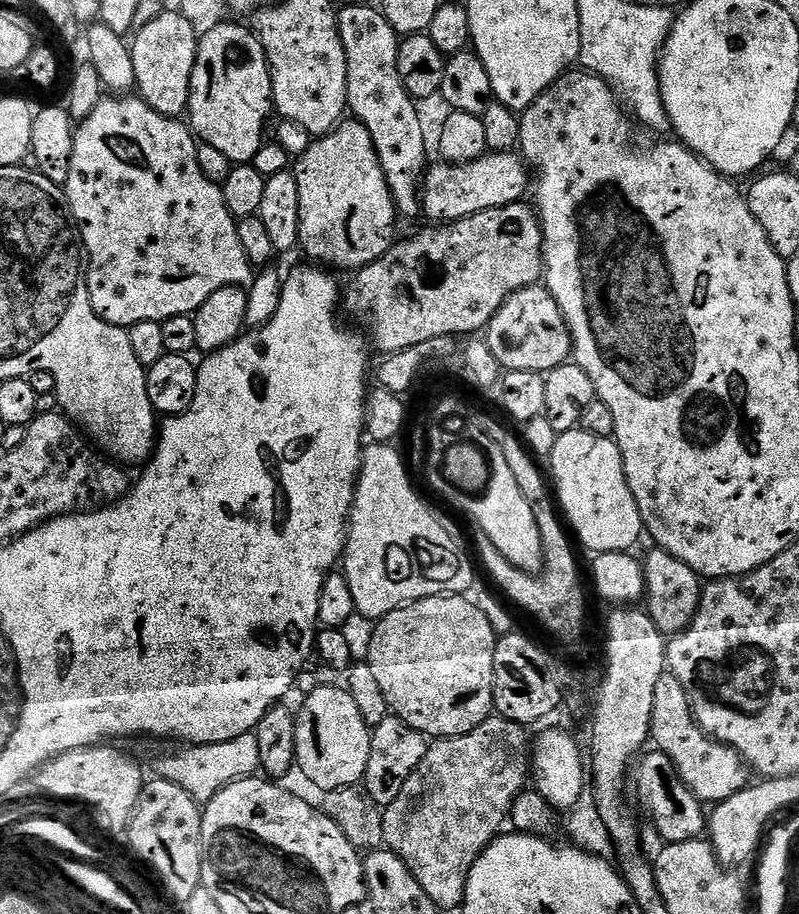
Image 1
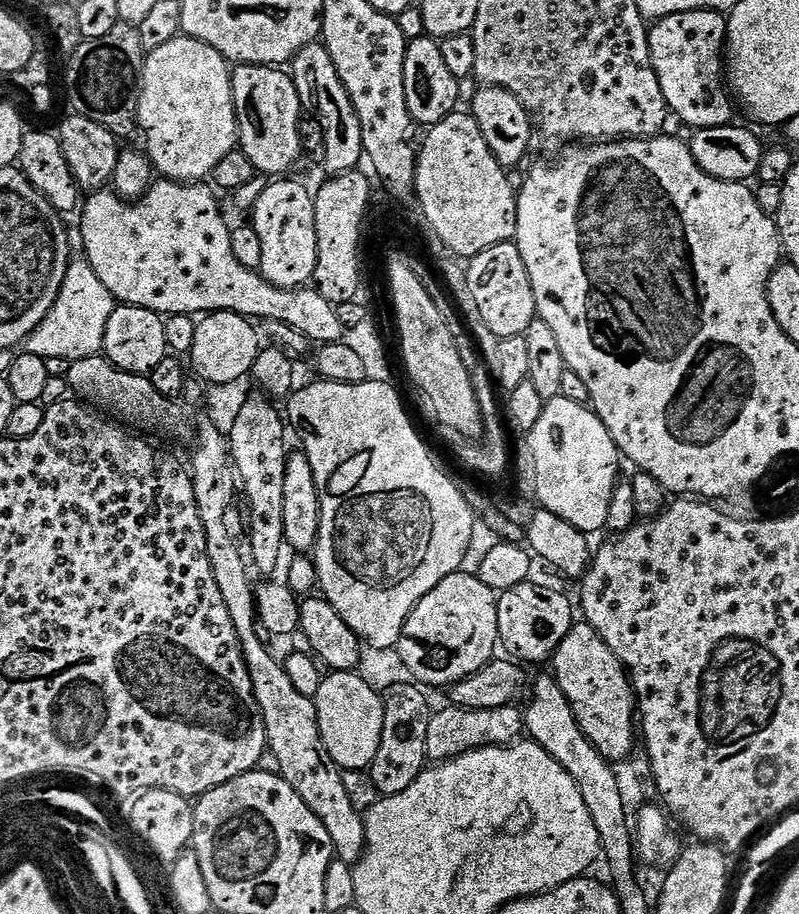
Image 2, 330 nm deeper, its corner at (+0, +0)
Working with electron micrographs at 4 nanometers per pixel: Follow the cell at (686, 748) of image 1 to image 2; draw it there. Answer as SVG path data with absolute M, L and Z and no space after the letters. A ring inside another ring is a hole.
M587 622L573 623L570 634L562 638L550 661L551 671L573 708L574 718L586 738L609 762L627 761L633 755L632 716L637 715L638 701L628 669L602 642Z

